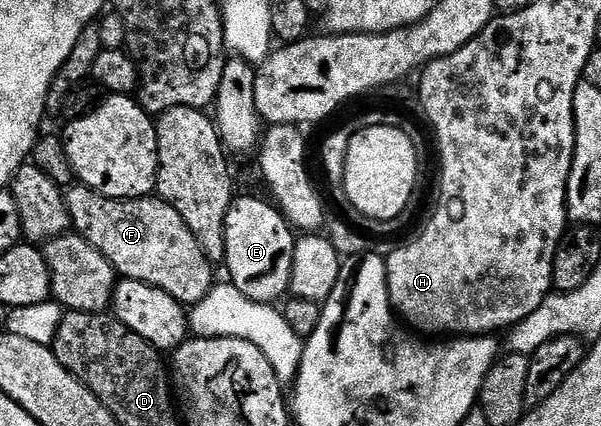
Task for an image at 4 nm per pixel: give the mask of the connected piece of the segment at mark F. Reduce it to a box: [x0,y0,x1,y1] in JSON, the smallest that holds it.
[66,185,214,305]

